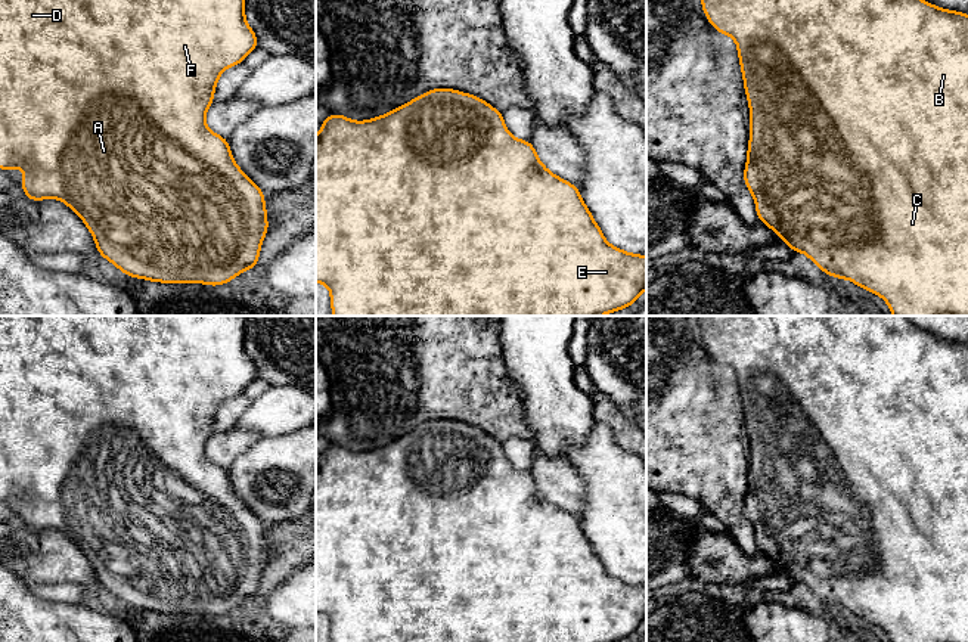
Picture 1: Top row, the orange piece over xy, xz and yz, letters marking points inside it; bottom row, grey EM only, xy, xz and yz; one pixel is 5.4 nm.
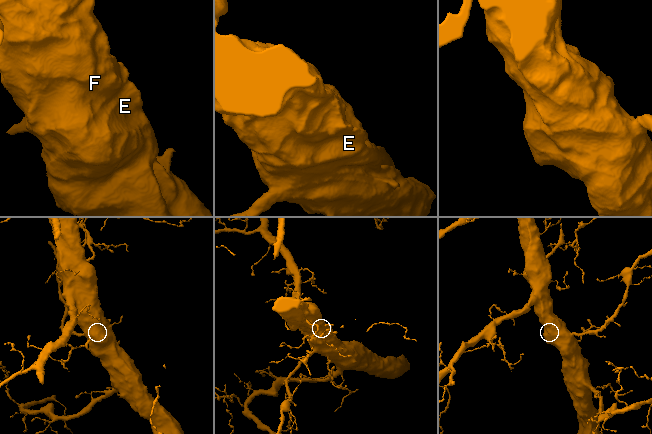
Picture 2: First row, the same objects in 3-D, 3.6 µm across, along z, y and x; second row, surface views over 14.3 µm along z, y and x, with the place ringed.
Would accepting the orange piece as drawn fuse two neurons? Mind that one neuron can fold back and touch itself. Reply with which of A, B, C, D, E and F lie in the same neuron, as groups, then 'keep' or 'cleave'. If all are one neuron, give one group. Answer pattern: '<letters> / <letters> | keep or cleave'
A B C D E F | keep

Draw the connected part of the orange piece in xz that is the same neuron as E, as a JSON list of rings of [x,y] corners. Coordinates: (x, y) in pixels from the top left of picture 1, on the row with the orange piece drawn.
[[[432,89],[367,121],[332,114],[316,136],[316,282],[331,291],[333,316],[599,316],[632,306],[646,289],[646,255],[609,245],[578,187],[550,173],[531,142],[514,137],[500,111],[453,89]]]

